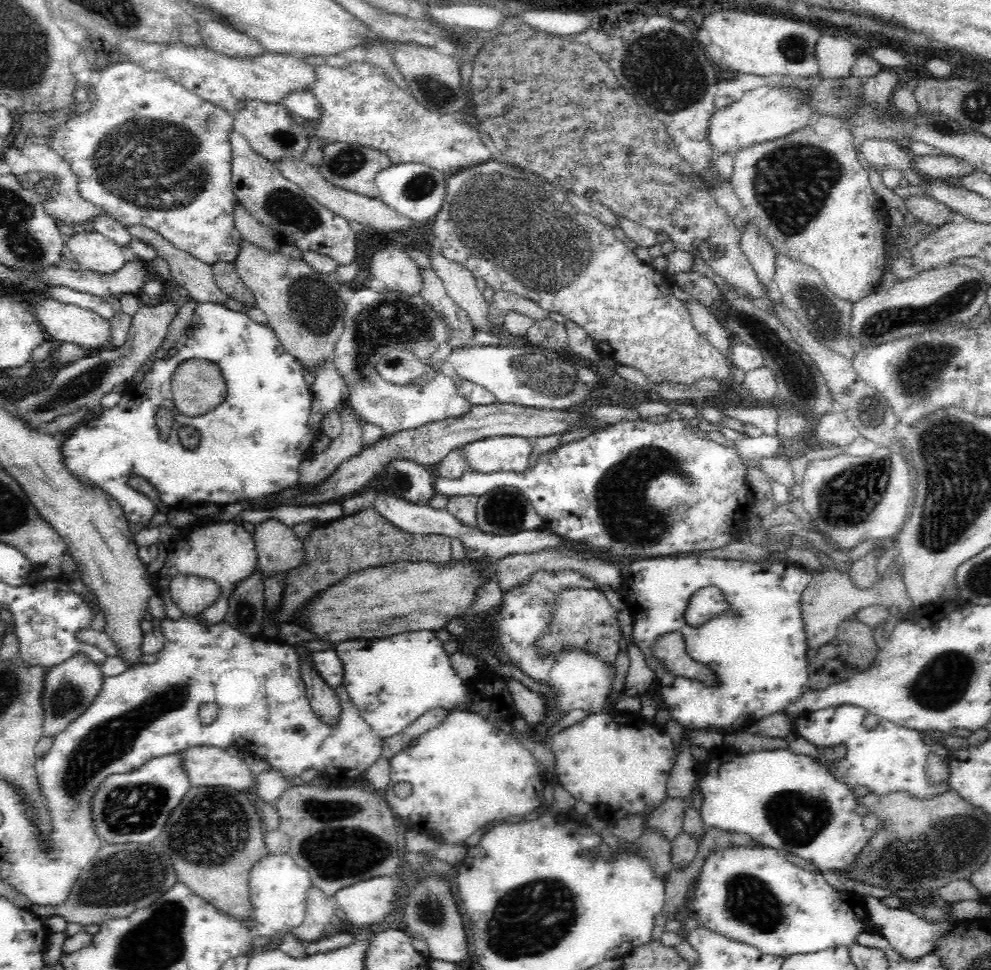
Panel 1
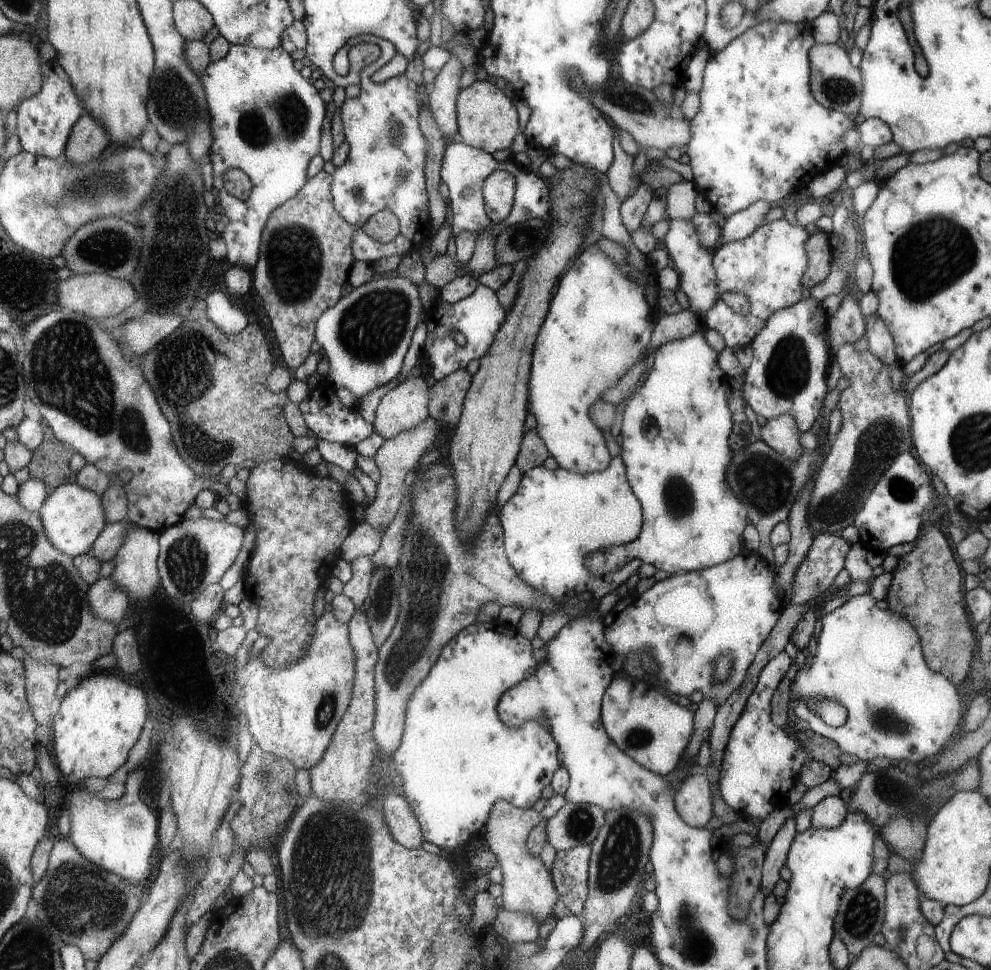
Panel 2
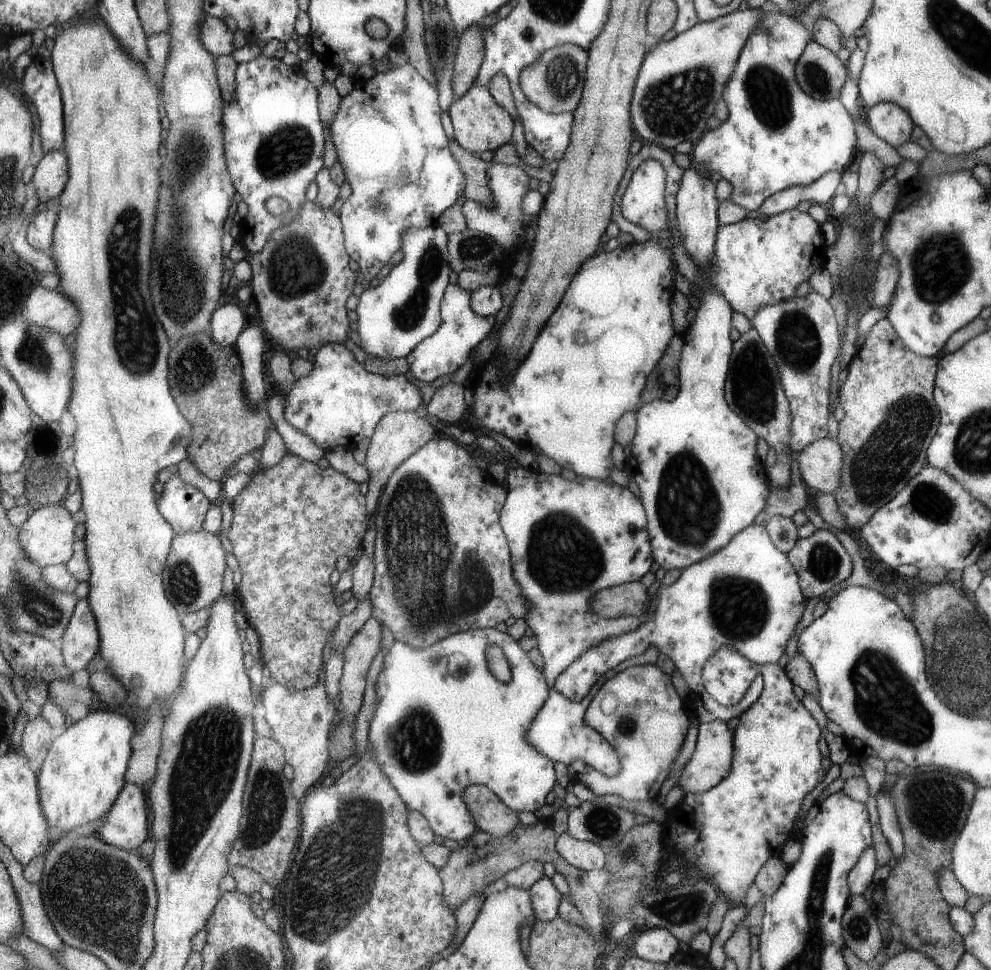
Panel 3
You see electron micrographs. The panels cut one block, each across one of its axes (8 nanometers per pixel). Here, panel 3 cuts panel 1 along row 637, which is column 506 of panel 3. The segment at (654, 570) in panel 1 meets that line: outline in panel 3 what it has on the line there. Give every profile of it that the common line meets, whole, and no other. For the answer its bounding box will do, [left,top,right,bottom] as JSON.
[368,628,556,842]

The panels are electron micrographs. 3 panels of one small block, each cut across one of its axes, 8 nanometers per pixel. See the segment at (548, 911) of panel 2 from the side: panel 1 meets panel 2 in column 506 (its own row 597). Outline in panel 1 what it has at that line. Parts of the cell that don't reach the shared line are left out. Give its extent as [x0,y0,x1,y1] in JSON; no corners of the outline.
[800,568,914,652]

